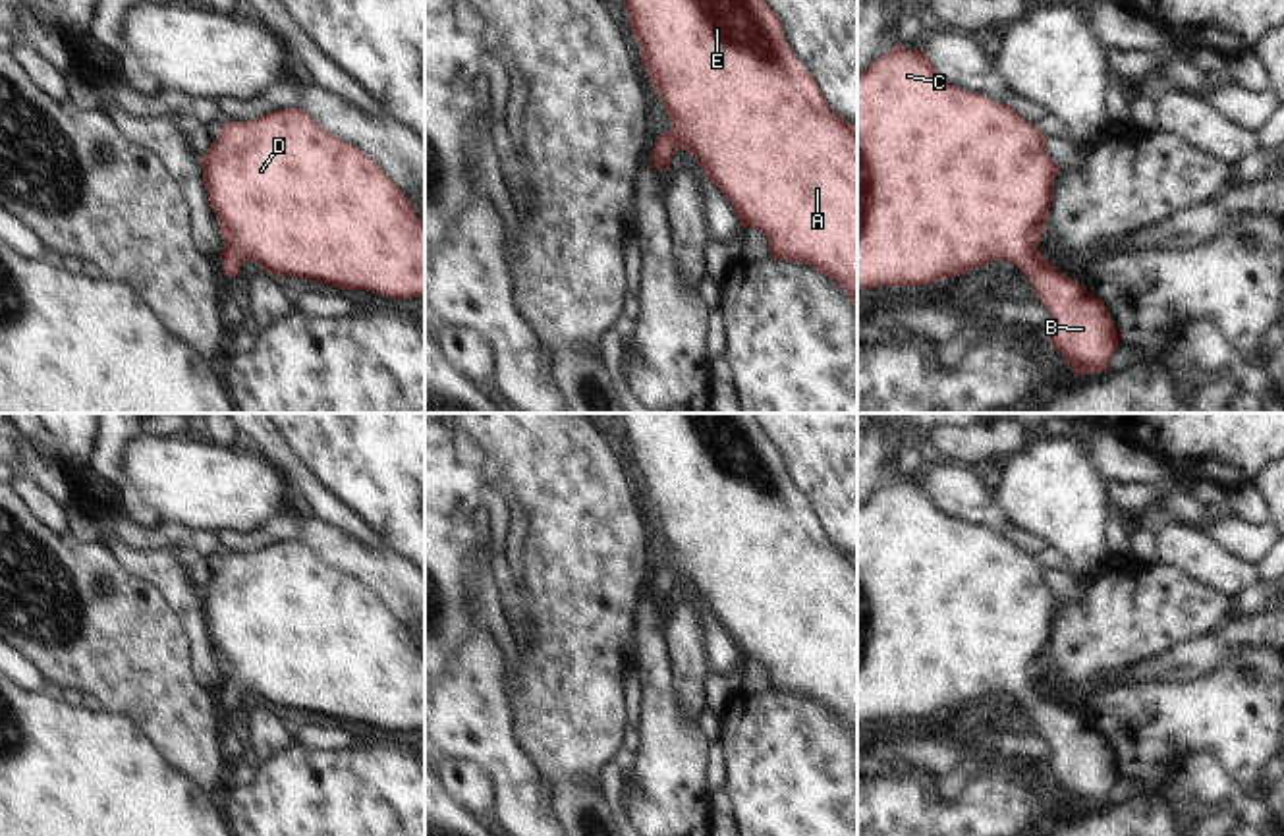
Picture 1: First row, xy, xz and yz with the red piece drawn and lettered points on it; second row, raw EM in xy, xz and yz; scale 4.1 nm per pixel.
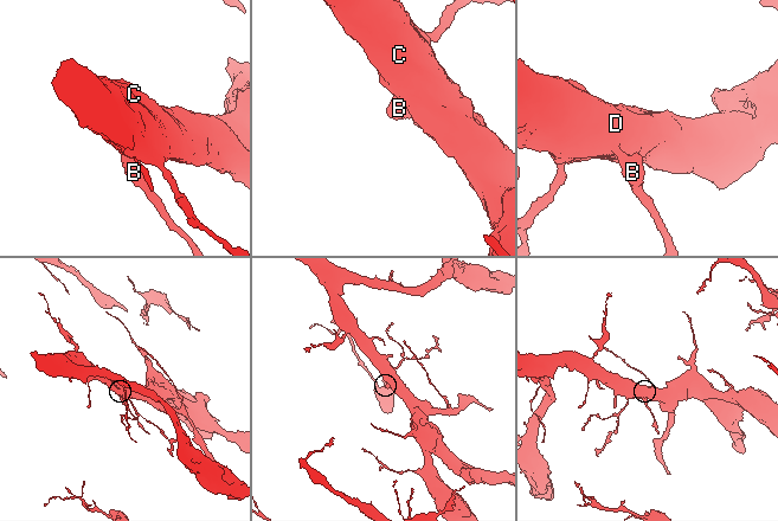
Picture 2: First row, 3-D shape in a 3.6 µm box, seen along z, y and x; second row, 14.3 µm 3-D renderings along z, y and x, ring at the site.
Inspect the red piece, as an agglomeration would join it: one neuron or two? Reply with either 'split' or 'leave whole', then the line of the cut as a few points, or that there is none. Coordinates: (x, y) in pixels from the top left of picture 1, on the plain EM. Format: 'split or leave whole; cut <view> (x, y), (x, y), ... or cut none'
leave whole; cut none

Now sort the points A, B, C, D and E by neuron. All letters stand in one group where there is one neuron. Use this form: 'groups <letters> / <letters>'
groups A B C D E

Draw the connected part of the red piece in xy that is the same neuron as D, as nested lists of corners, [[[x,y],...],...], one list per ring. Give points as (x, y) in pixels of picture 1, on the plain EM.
[[[286,541],[280,544],[266,544],[259,550],[245,554],[220,556],[220,568],[210,575],[209,583],[201,589],[205,622],[212,645],[222,666],[222,703],[228,711],[234,711],[243,693],[261,697],[266,705],[276,709],[305,711],[309,714],[322,714],[326,718],[336,718],[340,722],[365,722],[371,726],[380,726],[394,732],[413,732],[425,728],[425,656],[421,655],[417,643],[402,626],[402,622],[380,602],[380,599],[359,583],[355,577],[346,575],[330,568],[321,556],[317,556],[301,541]]]

